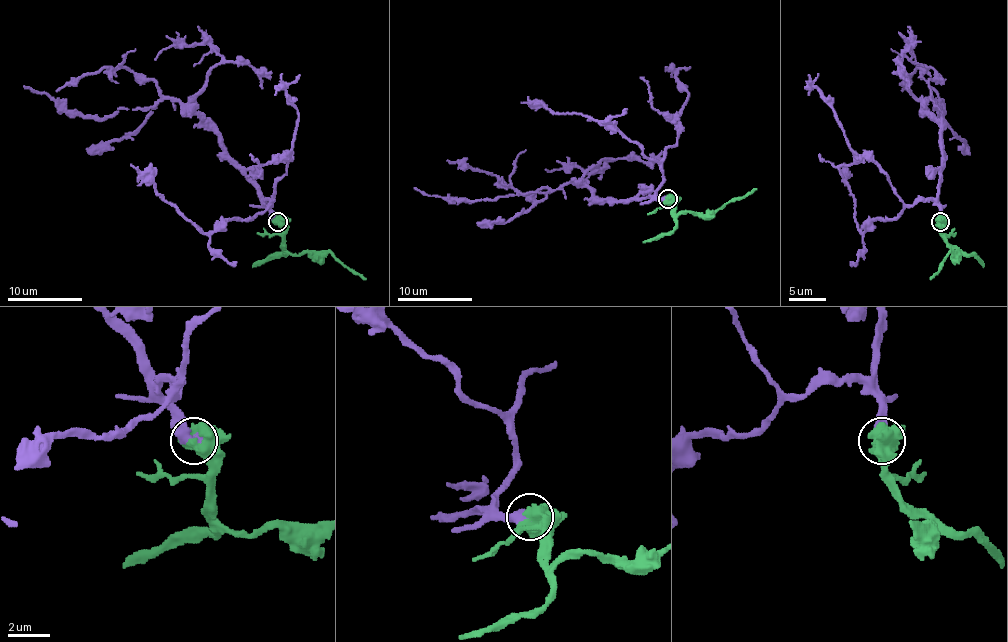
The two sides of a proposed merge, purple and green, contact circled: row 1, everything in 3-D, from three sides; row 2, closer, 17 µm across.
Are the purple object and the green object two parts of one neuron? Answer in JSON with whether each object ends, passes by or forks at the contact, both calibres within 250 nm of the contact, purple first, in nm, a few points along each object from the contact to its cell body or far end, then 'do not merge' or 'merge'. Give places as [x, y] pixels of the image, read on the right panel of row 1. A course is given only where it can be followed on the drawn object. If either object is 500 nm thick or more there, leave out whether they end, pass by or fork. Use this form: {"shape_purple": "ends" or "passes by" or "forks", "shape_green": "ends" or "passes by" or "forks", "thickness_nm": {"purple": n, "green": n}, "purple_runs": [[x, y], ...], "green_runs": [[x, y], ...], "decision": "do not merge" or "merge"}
{"thickness_nm": {"purple": 600, "green": 800}, "purple_runs": [[941, 222], [942, 134], [927, 114], [926, 101], [931, 99], [942, 116], [937, 93], [929, 86]], "green_runs": [[941, 220], [942, 237], [955, 253], [950, 252], [929, 279]], "decision": "merge"}

